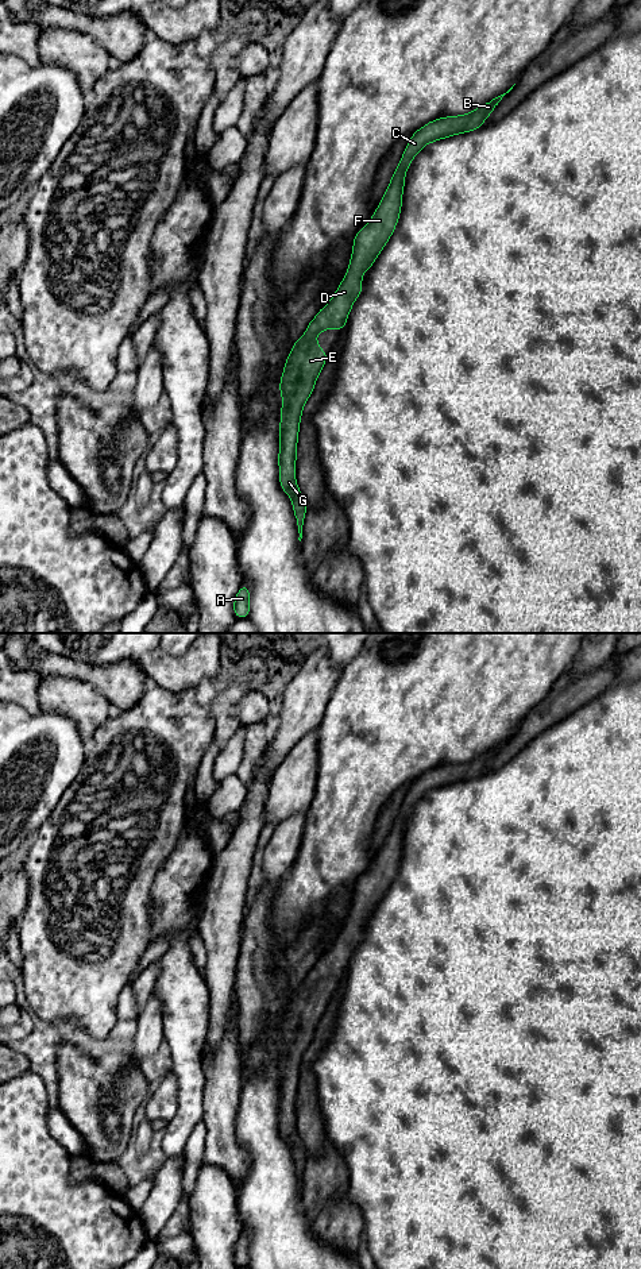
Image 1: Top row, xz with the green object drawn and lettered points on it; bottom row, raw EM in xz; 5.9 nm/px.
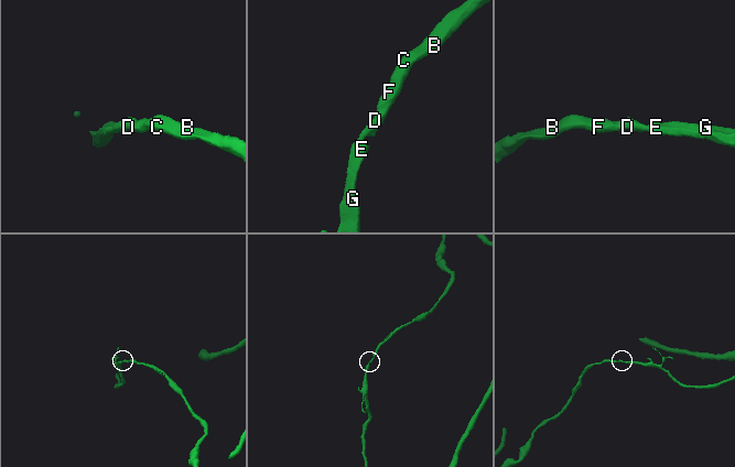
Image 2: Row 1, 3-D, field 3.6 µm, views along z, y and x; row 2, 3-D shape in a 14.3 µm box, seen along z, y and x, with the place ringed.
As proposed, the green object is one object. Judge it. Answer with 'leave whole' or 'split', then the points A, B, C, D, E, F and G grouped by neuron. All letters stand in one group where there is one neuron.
leave whole | A B C D E F G

